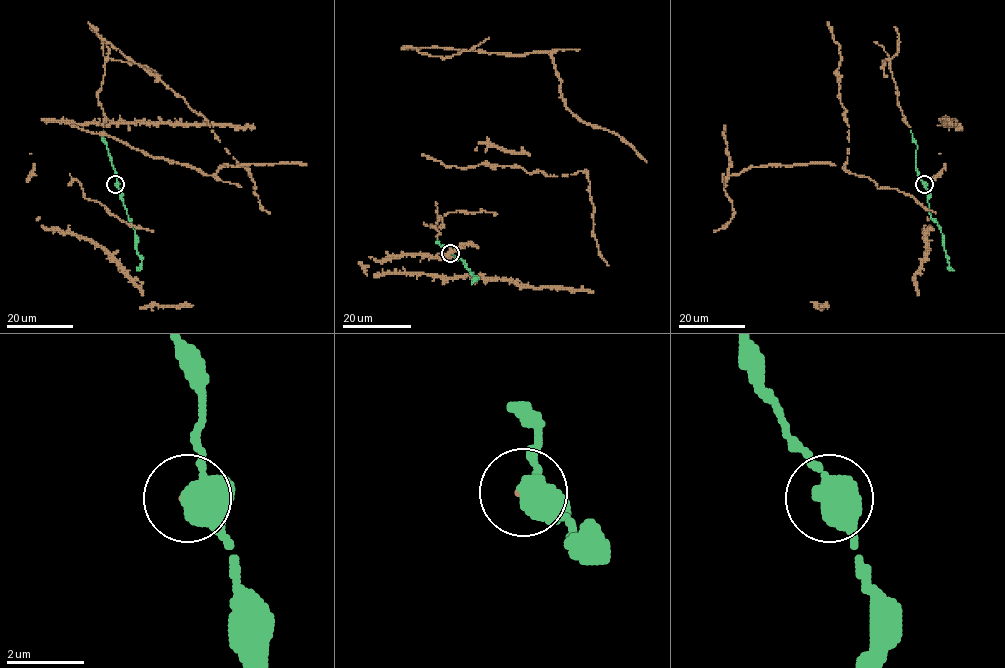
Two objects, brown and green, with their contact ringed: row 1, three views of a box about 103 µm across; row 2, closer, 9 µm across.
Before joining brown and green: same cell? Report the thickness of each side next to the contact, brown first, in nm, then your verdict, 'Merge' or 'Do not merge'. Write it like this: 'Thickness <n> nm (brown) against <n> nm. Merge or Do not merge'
Thickness 50 nm (brown) against 440 nm. Merge

